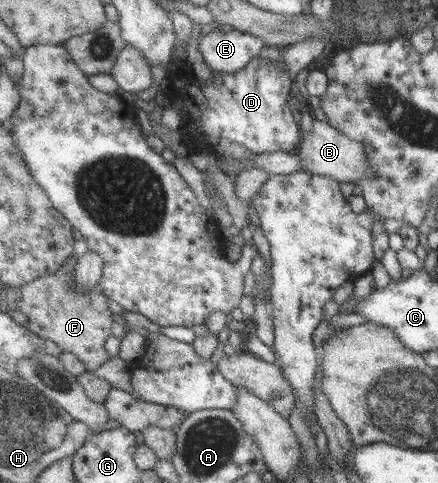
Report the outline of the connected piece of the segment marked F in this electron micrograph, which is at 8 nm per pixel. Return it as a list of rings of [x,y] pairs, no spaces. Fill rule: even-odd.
[[[63,267],[56,274],[50,277],[42,277],[18,290],[22,295],[22,300],[19,304],[20,309],[29,317],[30,324],[27,326],[34,332],[44,338],[55,340],[64,352],[73,353],[84,362],[88,371],[95,371],[102,364],[106,363],[108,352],[104,350],[104,340],[112,334],[112,314],[106,306],[106,293],[103,289],[97,287],[91,292],[77,292],[75,286],[74,270],[70,271]]]

